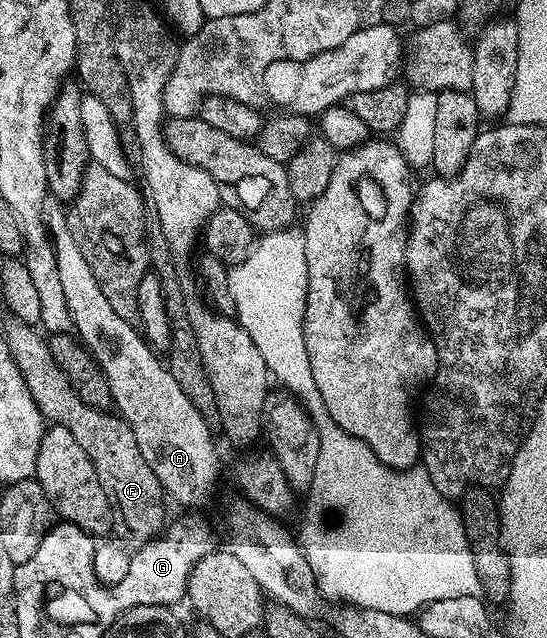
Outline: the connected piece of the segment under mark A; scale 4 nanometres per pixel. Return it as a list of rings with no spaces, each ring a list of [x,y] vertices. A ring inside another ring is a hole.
[[[49,210],[46,215],[46,230],[52,240],[52,247],[56,250],[56,264],[58,265],[58,277],[62,281],[62,293],[66,297],[66,305],[68,313],[72,317],[72,327],[81,343],[88,348],[88,351],[96,358],[96,364],[102,369],[102,373],[110,387],[112,394],[112,402],[115,410],[121,419],[124,419],[130,425],[130,429],[134,433],[134,441],[138,441],[138,449],[142,452],[142,457],[146,457],[146,465],[150,465],[150,469],[154,469],[154,477],[158,477],[158,481],[164,487],[165,492],[169,496],[172,495],[180,503],[200,503],[212,491],[212,486],[216,483],[216,478],[220,475],[220,455],[216,452],[216,443],[212,440],[212,431],[209,420],[202,417],[202,413],[198,413],[198,409],[194,409],[194,405],[190,401],[190,397],[186,397],[186,393],[182,393],[182,388],[178,386],[178,381],[174,381],[174,377],[168,372],[165,360],[160,359],[155,350],[149,347],[143,334],[129,320],[118,317],[118,313],[114,313],[114,308],[110,306],[110,301],[106,301],[102,289],[98,289],[98,281],[94,281],[94,273],[90,273],[90,265],[86,265],[86,257],[82,257],[82,253],[78,249],[78,245],[74,245],[74,237],[68,228],[68,220],[65,212]]]

